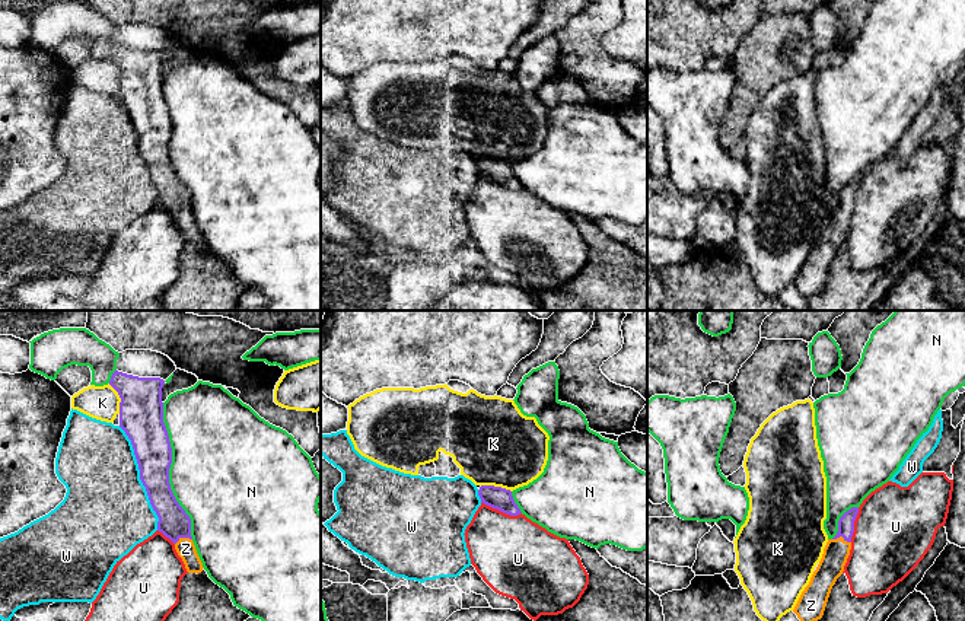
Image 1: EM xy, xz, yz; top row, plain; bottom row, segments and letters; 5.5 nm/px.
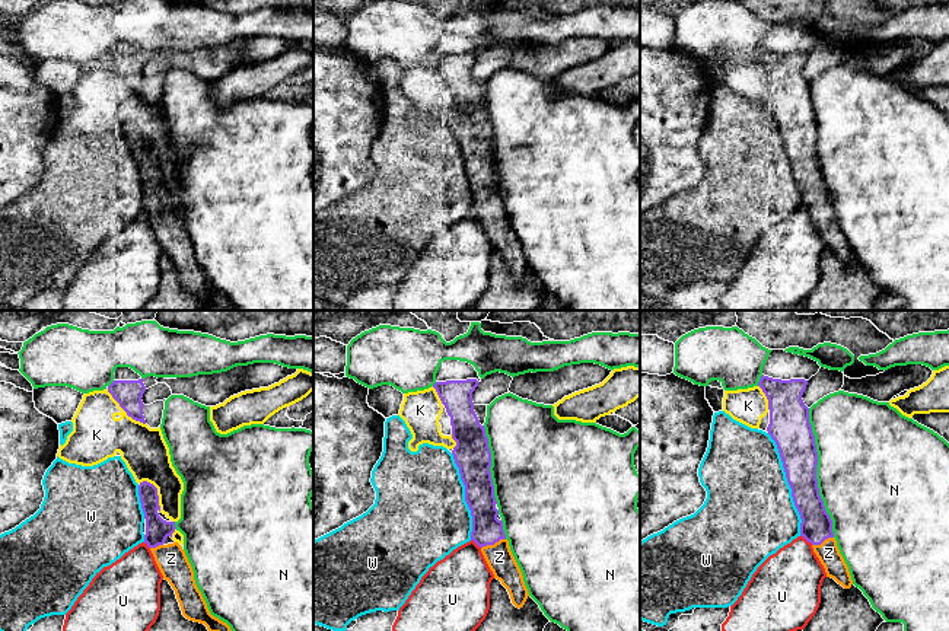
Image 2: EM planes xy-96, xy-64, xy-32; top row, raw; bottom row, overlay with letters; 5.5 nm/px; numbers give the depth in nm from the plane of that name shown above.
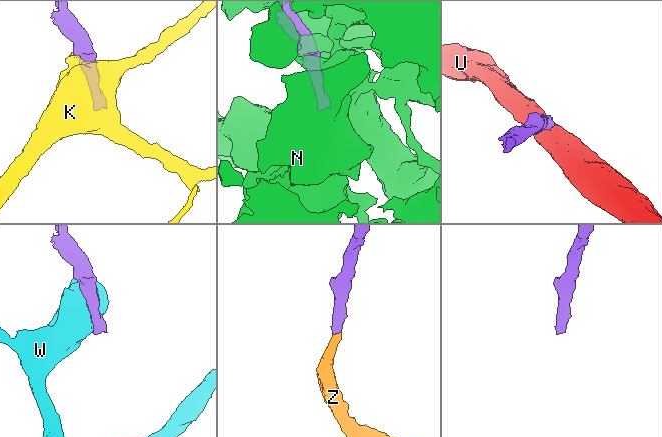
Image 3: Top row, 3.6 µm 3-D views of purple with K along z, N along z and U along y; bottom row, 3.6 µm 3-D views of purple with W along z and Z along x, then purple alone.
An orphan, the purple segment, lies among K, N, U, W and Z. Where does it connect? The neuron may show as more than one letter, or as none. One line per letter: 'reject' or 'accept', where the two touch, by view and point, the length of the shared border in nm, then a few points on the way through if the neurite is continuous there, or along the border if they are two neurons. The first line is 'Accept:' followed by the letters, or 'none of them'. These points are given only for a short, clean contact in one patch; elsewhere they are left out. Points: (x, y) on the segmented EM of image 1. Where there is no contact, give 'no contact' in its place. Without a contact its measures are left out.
Accept: Z
K: reject; contact xy (120, 397); length 180 nm
N: reject; contact xy (168, 471); length 750 nm
U: reject; contact xz (502, 510); length 240 nm; border xz (481, 502), (510, 515), (521, 513)
W: reject; contact xy (140, 478); length 600 nm
Z: accept; contact yz (841, 535); length 110 nm; way yz (846, 525), (841, 535), (841, 544), (835, 553)

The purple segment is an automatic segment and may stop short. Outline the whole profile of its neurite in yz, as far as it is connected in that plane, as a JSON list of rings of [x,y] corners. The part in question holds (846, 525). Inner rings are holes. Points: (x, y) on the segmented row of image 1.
[[[859,507],[847,510],[838,520],[837,535],[828,539],[822,558],[793,609],[800,621],[822,618],[831,589],[843,574],[850,555],[857,513]]]

